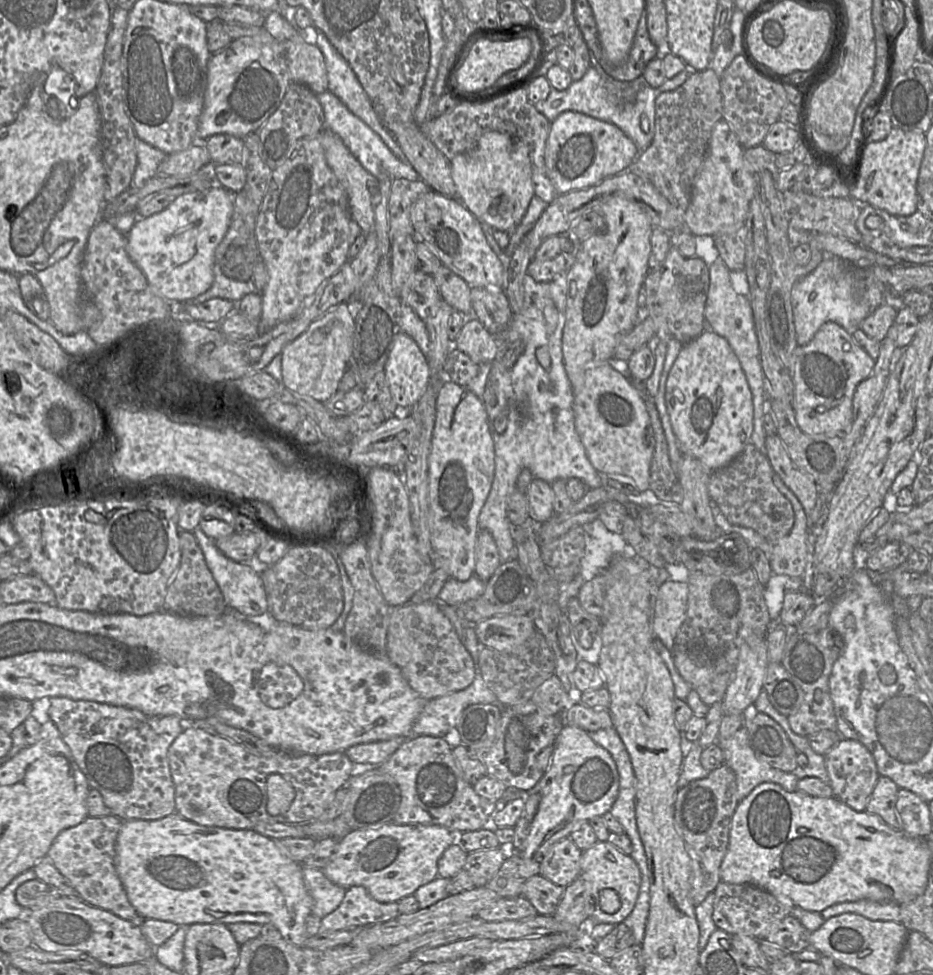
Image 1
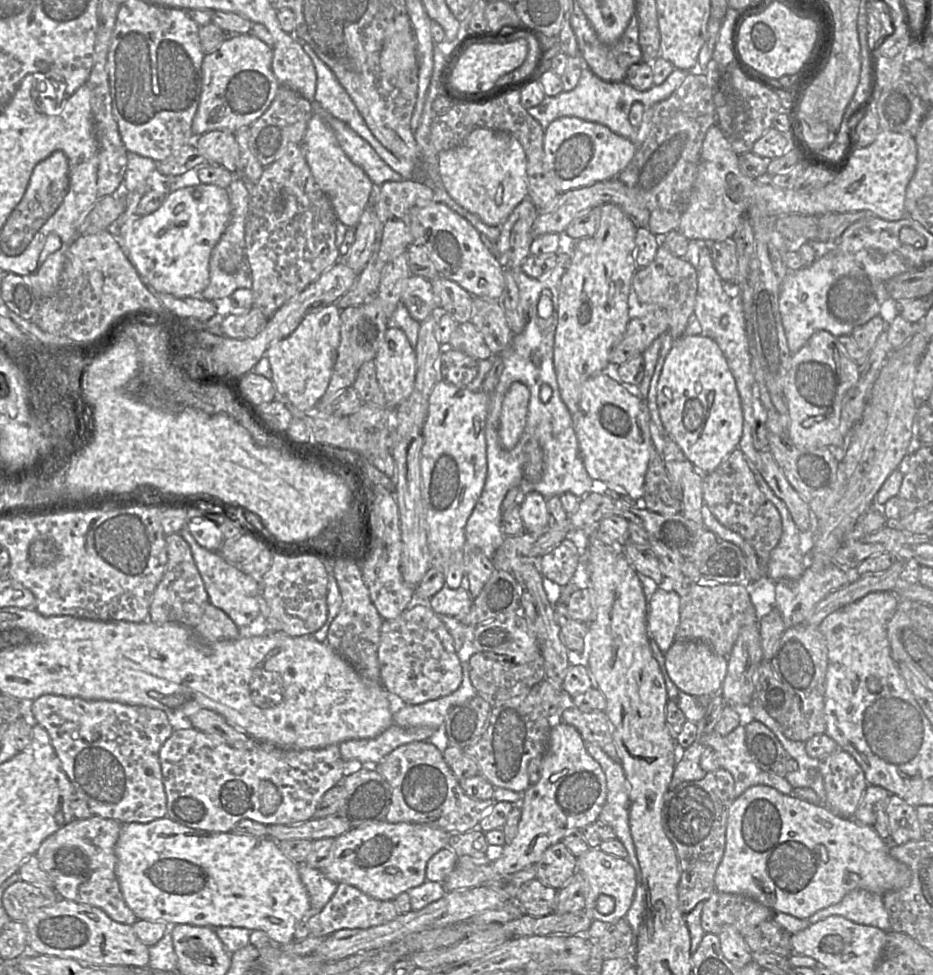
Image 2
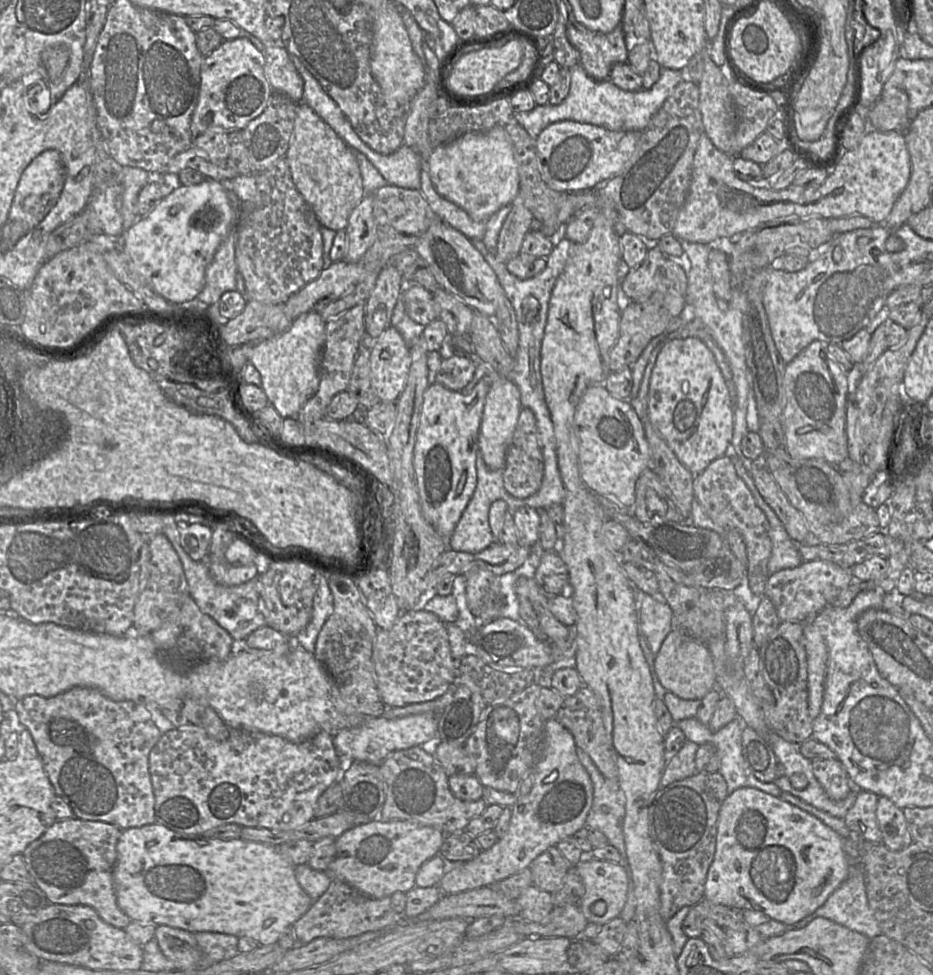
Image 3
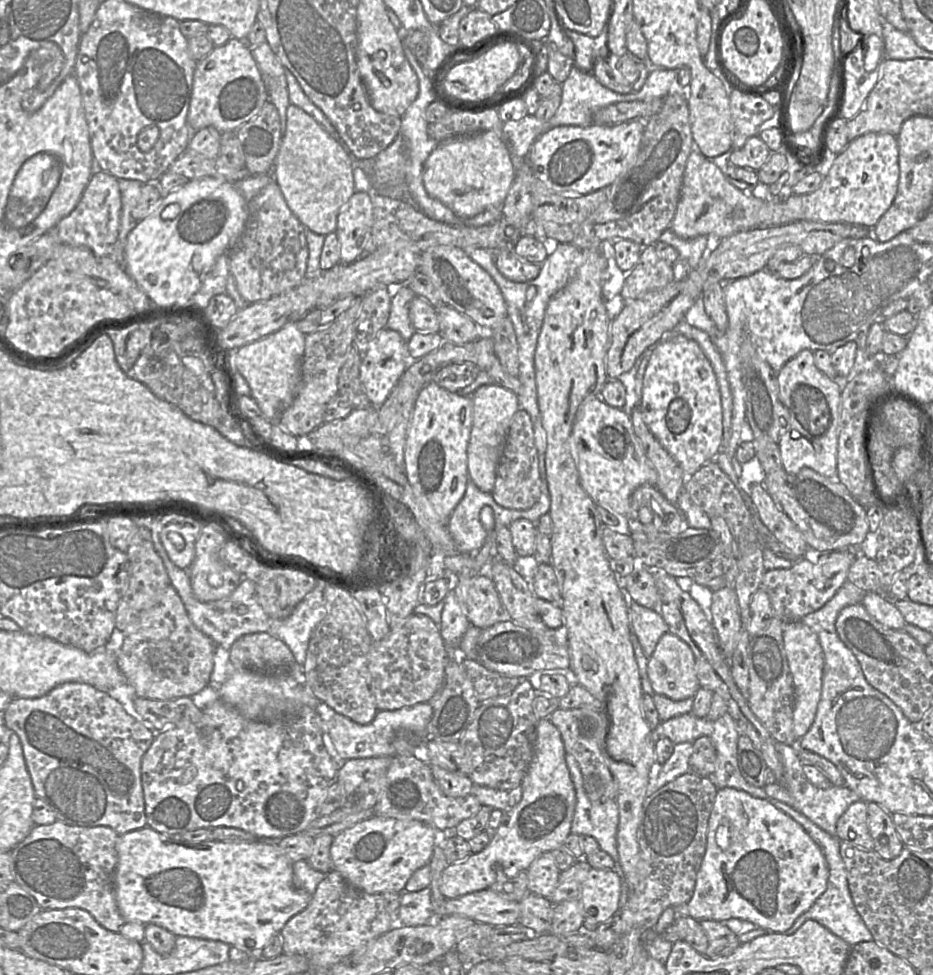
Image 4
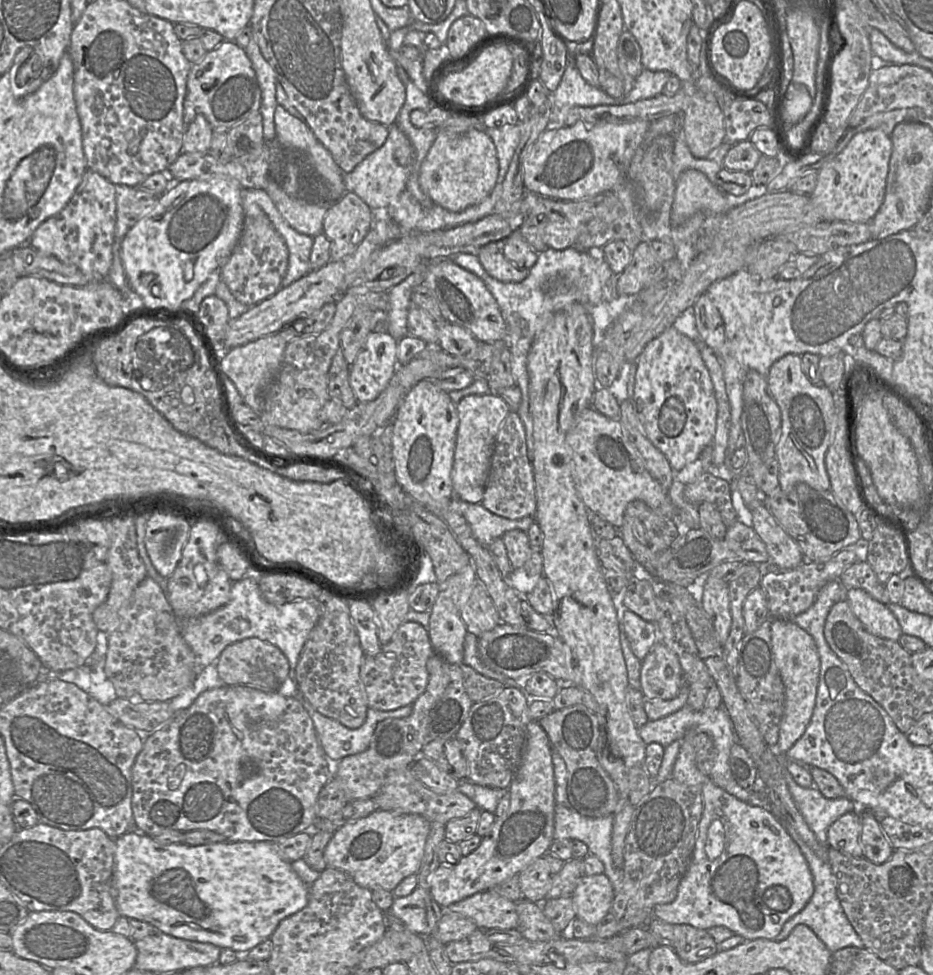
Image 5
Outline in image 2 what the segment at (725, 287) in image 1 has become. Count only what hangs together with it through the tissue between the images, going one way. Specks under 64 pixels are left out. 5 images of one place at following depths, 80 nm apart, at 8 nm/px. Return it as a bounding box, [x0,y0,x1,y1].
[692,243,765,478]

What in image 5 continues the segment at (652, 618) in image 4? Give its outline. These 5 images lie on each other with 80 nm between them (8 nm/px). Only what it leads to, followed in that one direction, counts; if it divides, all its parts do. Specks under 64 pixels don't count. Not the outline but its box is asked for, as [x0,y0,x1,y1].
[622,611,659,661]

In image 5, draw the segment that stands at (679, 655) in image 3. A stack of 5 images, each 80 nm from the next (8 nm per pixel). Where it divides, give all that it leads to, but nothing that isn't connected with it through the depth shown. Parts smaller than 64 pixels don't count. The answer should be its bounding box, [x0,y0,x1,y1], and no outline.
[640,641,684,700]

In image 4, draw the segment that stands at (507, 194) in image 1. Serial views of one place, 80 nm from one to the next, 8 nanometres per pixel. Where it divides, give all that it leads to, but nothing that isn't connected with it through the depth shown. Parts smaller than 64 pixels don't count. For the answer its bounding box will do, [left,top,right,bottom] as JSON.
[423,131,515,219]

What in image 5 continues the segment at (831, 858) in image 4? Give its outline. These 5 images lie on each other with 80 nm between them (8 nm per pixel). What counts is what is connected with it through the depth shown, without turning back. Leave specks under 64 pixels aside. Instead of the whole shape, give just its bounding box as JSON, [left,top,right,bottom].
[775,822,864,952]

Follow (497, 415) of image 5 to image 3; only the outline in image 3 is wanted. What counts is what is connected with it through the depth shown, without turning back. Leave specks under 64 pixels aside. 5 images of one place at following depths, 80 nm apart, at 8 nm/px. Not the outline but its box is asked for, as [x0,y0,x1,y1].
[478,377,521,470]

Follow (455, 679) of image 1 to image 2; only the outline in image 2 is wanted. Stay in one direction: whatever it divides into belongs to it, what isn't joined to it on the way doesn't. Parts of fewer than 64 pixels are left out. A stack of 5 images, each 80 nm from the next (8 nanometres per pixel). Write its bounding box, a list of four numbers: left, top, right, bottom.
[378,605,463,704]

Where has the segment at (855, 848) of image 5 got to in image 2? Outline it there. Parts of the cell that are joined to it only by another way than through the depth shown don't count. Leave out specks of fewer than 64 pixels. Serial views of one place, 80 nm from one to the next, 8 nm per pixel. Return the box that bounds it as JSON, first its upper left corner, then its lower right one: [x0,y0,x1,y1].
[852,785,893,840]

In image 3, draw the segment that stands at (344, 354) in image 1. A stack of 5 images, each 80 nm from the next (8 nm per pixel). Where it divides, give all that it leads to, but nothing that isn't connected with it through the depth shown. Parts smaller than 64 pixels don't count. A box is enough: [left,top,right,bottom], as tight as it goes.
[249,311,326,418]

